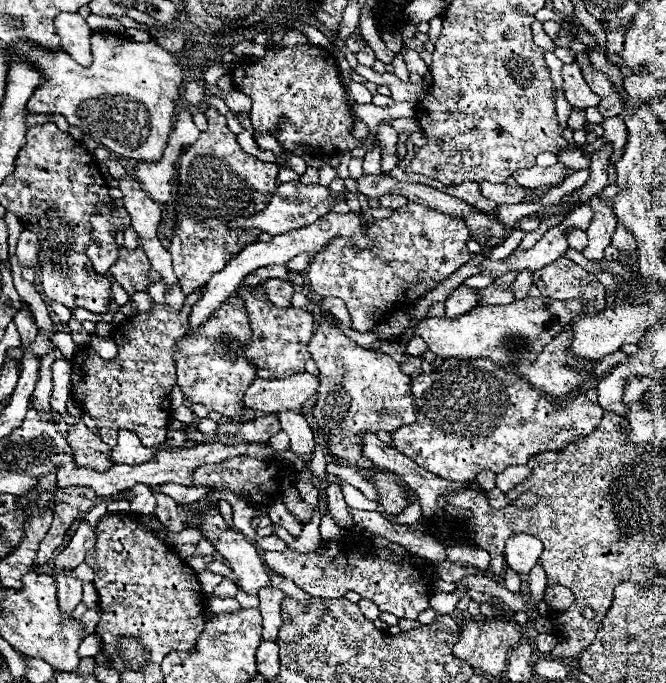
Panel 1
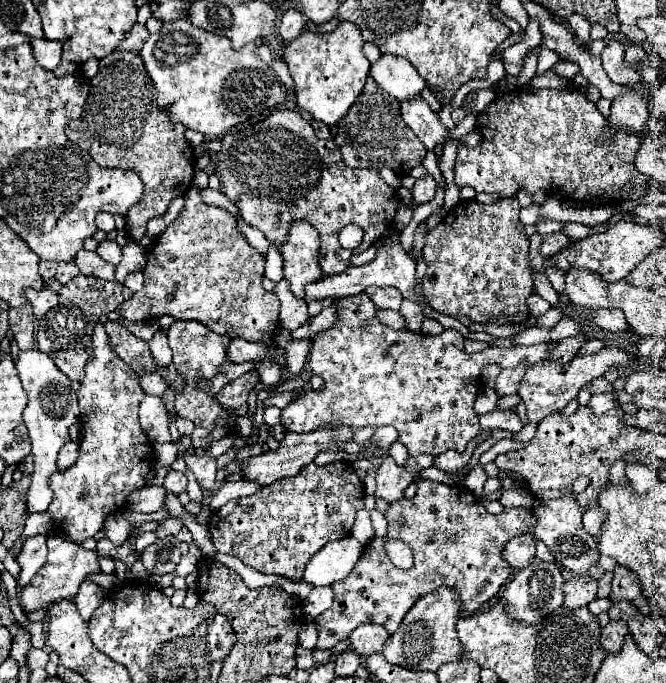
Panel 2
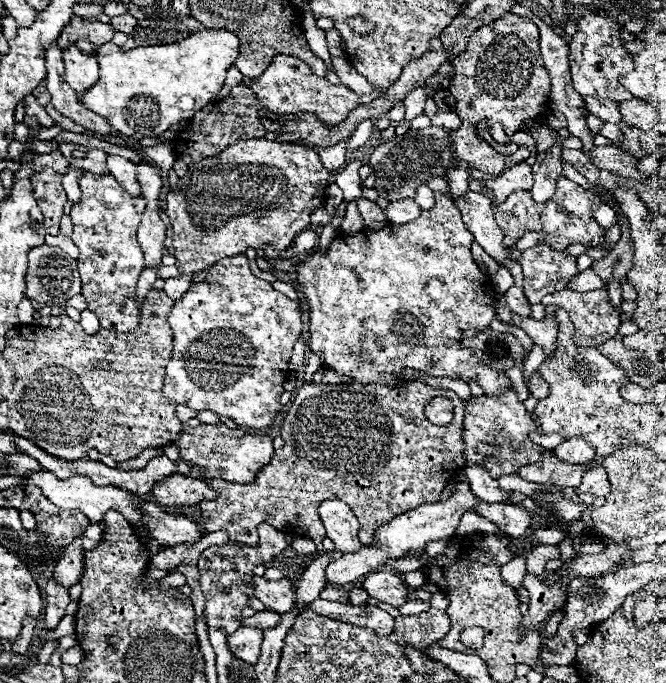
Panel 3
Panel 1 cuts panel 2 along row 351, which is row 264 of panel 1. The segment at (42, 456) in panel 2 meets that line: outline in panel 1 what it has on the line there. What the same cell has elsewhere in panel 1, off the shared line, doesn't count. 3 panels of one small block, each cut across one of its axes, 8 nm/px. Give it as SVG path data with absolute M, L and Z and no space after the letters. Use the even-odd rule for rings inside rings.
M22 230L18 236L18 246L16 246L16 256L22 266L38 266L38 238L30 230Z

